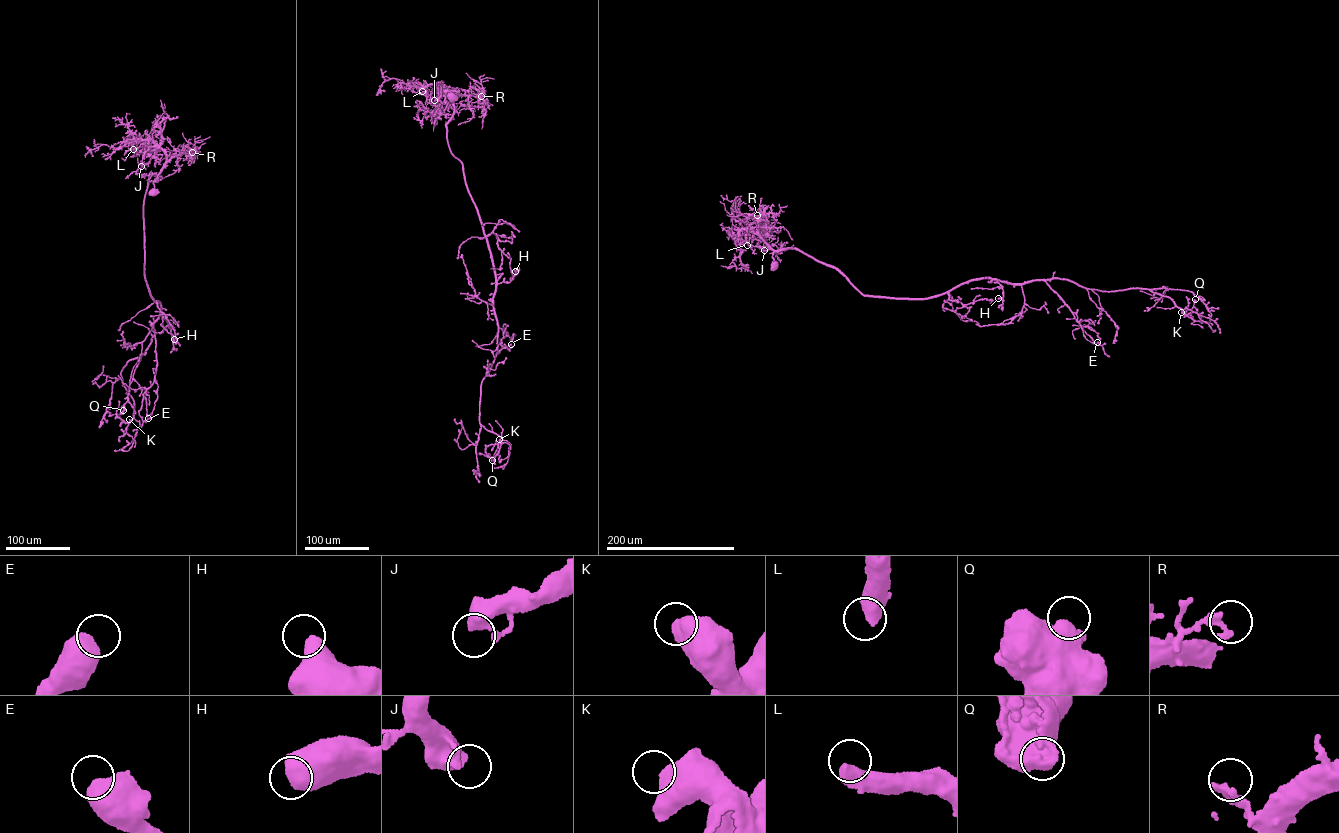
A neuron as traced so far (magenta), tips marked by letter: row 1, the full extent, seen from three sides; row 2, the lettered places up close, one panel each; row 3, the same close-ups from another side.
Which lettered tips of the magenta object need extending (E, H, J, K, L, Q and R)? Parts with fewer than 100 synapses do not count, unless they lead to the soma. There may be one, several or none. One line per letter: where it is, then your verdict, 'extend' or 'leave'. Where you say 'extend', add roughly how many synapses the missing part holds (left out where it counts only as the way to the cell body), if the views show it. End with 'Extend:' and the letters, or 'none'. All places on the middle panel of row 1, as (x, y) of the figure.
E: at (511, 344); leave
H: at (515, 271); leave
J: at (434, 100); extend; about 350 synapses
K: at (499, 439); leave
L: at (422, 91); extend; about 550 synapses
Q: at (492, 460); leave
R: at (481, 96); leave
Extend: J, L

